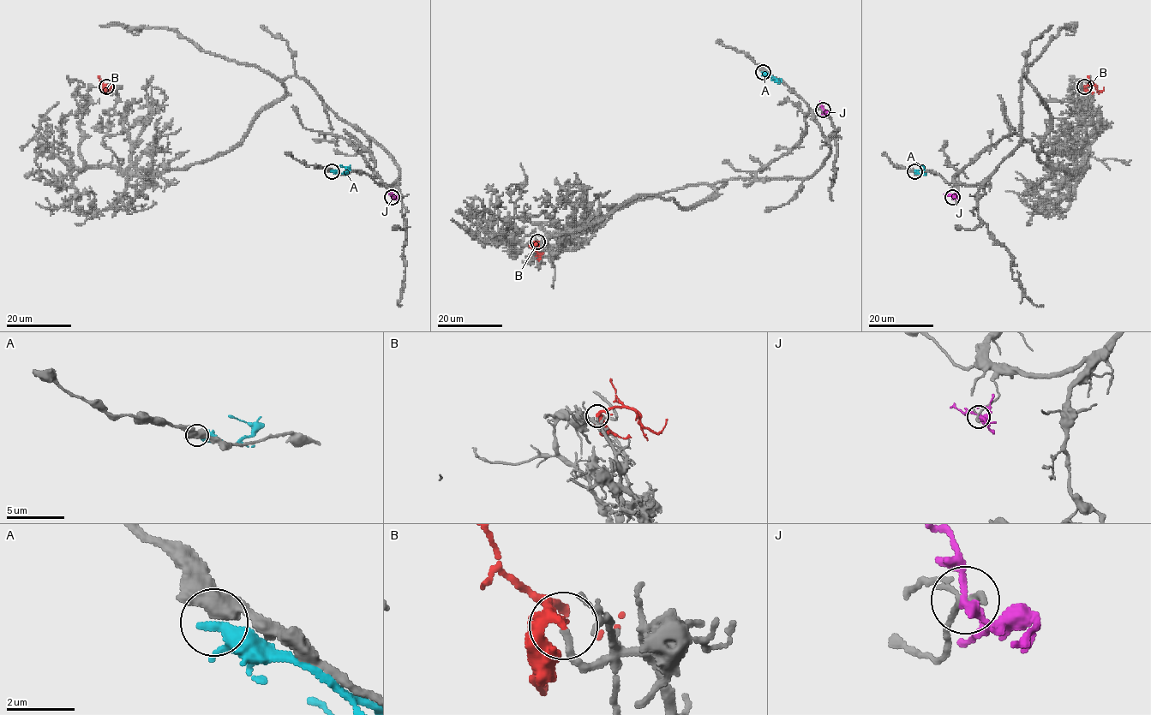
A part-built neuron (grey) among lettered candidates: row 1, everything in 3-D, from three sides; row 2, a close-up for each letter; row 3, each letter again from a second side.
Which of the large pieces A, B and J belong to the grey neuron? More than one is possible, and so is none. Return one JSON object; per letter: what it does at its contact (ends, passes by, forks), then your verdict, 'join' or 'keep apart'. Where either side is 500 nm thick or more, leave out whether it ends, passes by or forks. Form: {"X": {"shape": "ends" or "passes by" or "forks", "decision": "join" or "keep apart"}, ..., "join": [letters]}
{"A": {"decision": "keep apart"}, "B": {"shape": "forks", "decision": "join"}, "J": {"shape": "forks", "decision": "keep apart"}, "join": ["B"]}

